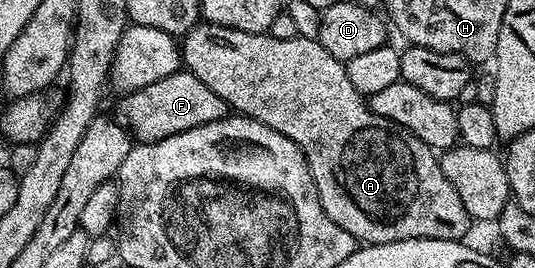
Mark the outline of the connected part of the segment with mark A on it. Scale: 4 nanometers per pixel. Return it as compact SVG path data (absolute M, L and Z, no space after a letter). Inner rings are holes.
M200 21L196 23L193 30L182 36L181 63L204 85L209 85L209 89L213 89L213 93L217 93L217 97L221 97L226 101L232 112L261 121L265 125L269 125L269 129L277 129L277 133L289 137L289 141L293 141L299 146L307 162L309 173L313 177L321 207L325 209L325 213L330 219L337 225L341 225L341 229L345 229L345 233L352 235L360 244L396 243L397 241L409 241L410 239L453 239L459 241L464 238L463 234L473 226L473 220L467 214L465 205L461 205L461 197L457 193L457 189L453 189L453 185L449 185L449 177L445 177L445 173L441 173L441 165L436 152L422 143L409 129L405 129L401 125L373 113L370 102L360 95L357 89L353 89L353 81L349 81L345 63L338 60L337 57L331 56L329 50L323 48L319 40L297 38L281 41L269 33L229 29L225 25Z

